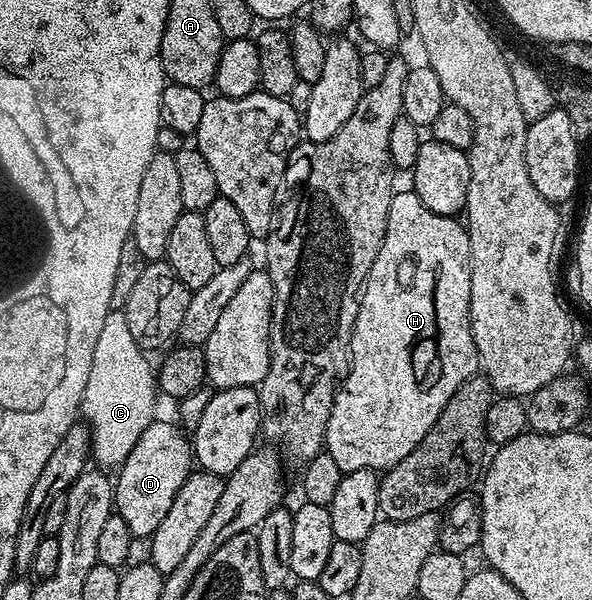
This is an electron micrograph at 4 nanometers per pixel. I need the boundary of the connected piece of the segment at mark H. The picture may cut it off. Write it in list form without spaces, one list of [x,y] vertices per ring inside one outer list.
[[[414,191],[396,193],[388,206],[384,242],[380,242],[380,250],[360,293],[348,367],[334,394],[334,405],[326,423],[324,451],[332,454],[344,474],[365,468],[394,468],[420,446],[424,434],[432,430],[452,394],[479,368],[478,351],[470,329],[470,234],[455,217],[432,214]]]

